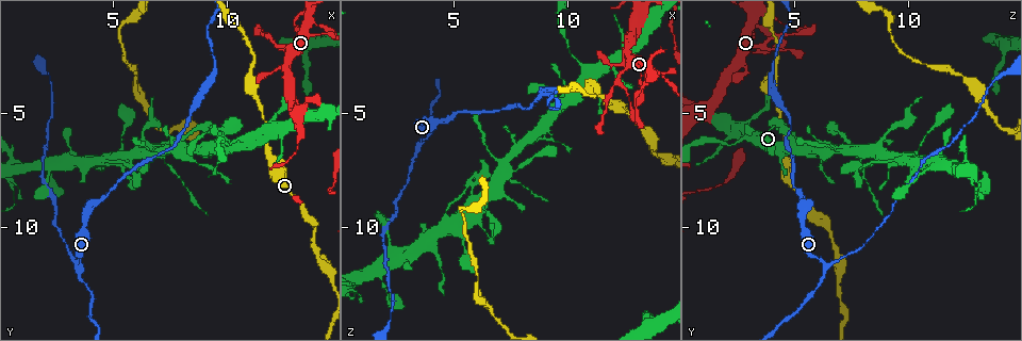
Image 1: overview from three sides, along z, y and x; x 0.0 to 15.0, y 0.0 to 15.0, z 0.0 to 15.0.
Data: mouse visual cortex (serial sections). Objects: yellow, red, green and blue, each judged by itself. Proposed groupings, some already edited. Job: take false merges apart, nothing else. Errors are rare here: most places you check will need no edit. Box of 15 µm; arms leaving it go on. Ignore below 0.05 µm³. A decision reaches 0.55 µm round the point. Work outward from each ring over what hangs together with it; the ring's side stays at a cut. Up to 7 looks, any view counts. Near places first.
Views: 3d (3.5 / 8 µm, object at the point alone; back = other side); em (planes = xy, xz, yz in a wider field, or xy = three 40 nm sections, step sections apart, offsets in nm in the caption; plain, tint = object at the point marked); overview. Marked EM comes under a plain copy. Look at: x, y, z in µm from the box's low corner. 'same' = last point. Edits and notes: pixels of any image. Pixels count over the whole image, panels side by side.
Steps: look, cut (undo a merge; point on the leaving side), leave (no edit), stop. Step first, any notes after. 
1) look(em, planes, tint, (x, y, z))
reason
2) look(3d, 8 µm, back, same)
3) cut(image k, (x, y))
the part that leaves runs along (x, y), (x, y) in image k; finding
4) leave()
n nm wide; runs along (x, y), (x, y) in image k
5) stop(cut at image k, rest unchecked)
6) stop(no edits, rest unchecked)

look(3d, 8 µm, (9.6, 5.7, 4.3))

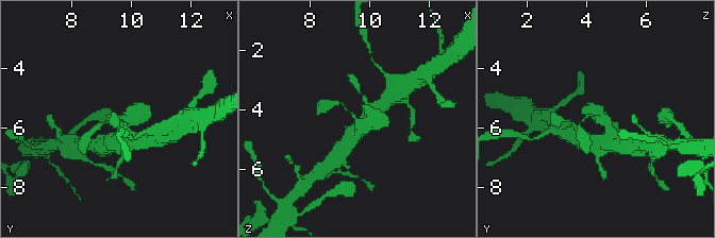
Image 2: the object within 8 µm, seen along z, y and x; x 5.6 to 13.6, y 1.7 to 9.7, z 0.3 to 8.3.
look(3d, 3.5 µm, (9.6, 5.7, 4.3))
closer look

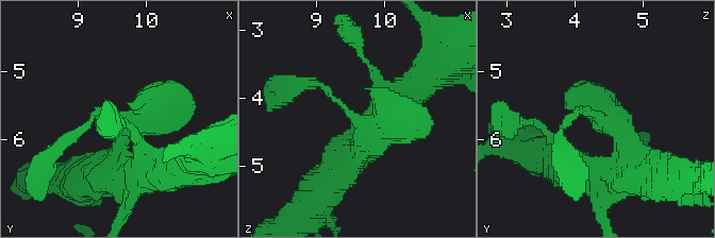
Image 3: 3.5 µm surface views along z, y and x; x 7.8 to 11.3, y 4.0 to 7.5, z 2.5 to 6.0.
leave()
runs along (306, 83), (319, 83), (365, 126), (355, 154) in image 3; continuous, no second cell

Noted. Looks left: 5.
look(3d, 3.5 µm, (12.1, 2.1, 3.5))
three-way junction

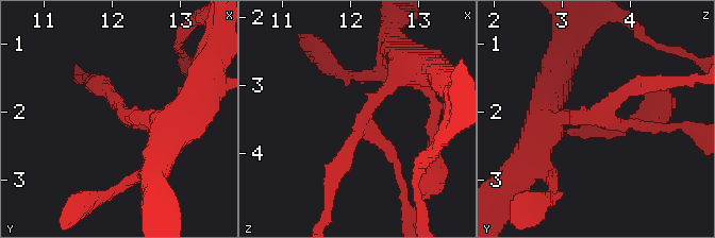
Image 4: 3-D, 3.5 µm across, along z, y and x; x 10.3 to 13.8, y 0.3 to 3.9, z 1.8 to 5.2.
look(em, planes, tint, (12.20, 2.05, 3.45))
3 arms; arms of 150, 200, 400 nm

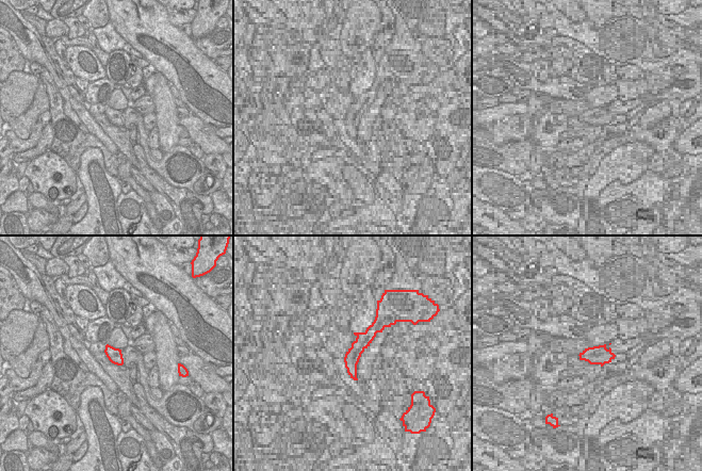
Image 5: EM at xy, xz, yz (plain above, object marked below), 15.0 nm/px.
leave()
runs along (411, 64), (365, 113), (335, 168) in image 4; all the same cell

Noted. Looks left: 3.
look(3d, 8 µm, (13.7, 10.4, 6.6))
a narrow waist

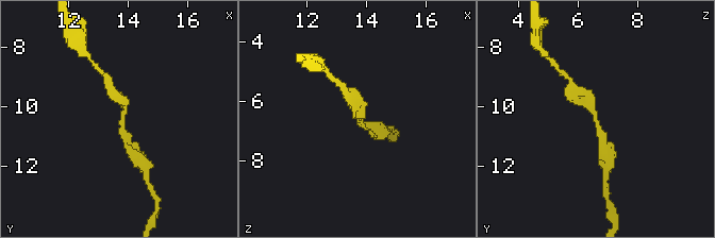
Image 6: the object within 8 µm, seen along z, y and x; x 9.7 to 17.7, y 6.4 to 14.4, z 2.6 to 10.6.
look(em, xy, step 2, tint, (13.7, 10.4, 6.6))
arms of 200, 250 nm

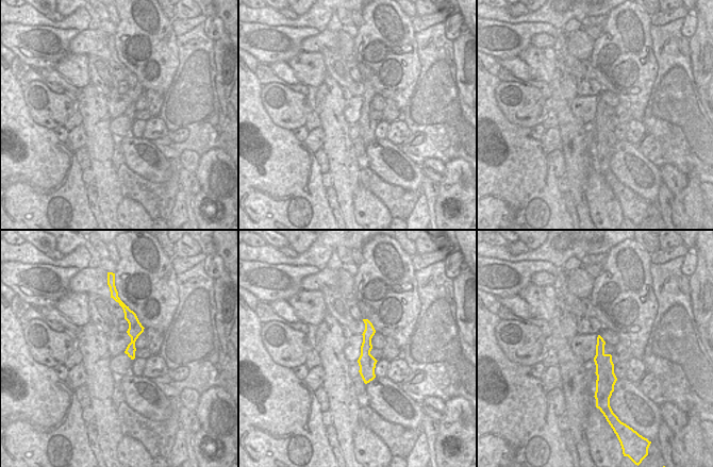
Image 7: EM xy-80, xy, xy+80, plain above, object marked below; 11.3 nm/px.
leave()
runs along (367, 323), (366, 380) in image 7; one cell here

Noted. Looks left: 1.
stop(no edits, rest unchecked)

